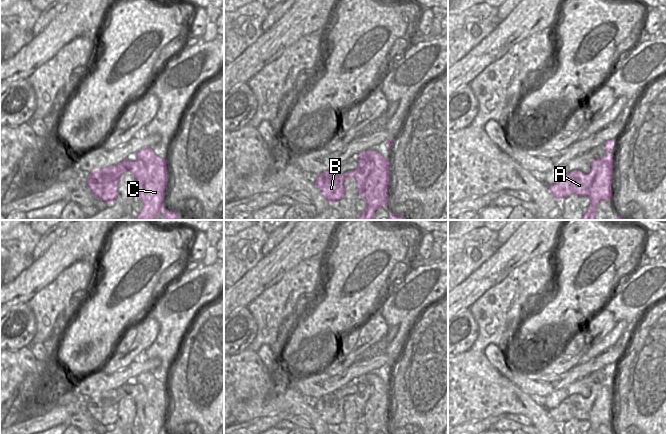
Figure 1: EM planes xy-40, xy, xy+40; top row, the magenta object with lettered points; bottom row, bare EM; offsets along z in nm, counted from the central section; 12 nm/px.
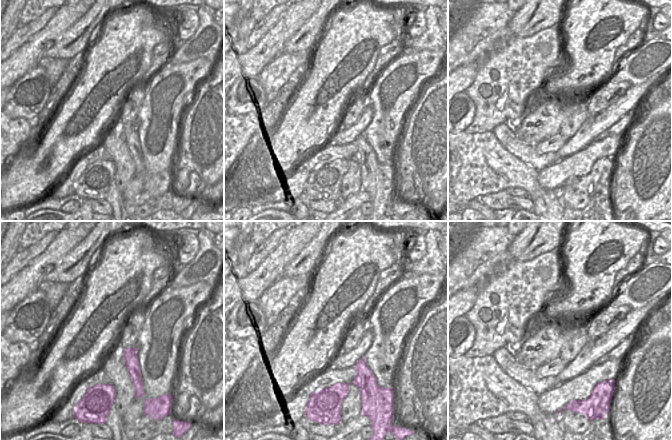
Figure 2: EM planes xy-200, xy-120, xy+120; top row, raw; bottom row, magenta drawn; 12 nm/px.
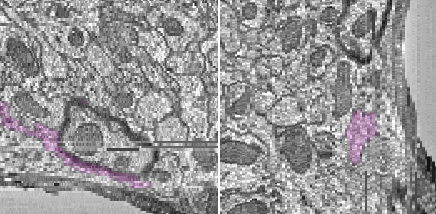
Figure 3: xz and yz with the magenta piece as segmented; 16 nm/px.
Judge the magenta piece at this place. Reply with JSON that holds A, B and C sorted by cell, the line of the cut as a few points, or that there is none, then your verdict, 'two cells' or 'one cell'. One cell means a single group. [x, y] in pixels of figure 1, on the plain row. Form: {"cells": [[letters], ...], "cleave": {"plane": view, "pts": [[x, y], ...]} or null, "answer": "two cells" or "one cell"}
{"cells": [["A", "B"], ["C"]], "cleave": {"plane": "xy", "pts": [[364, 376], [373, 386], [373, 393], [366, 404], [362, 420]]}, "answer": "two cells"}

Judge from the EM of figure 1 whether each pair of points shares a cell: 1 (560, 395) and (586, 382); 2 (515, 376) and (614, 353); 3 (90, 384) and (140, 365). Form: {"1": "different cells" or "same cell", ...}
{"1": "same cell", "2": "same cell", "3": "same cell"}

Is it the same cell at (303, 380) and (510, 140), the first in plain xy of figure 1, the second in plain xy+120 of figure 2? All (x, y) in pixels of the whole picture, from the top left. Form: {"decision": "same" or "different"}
{"decision": "same"}

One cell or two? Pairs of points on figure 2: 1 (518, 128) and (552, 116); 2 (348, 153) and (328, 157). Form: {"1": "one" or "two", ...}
{"1": "one", "2": "one"}

